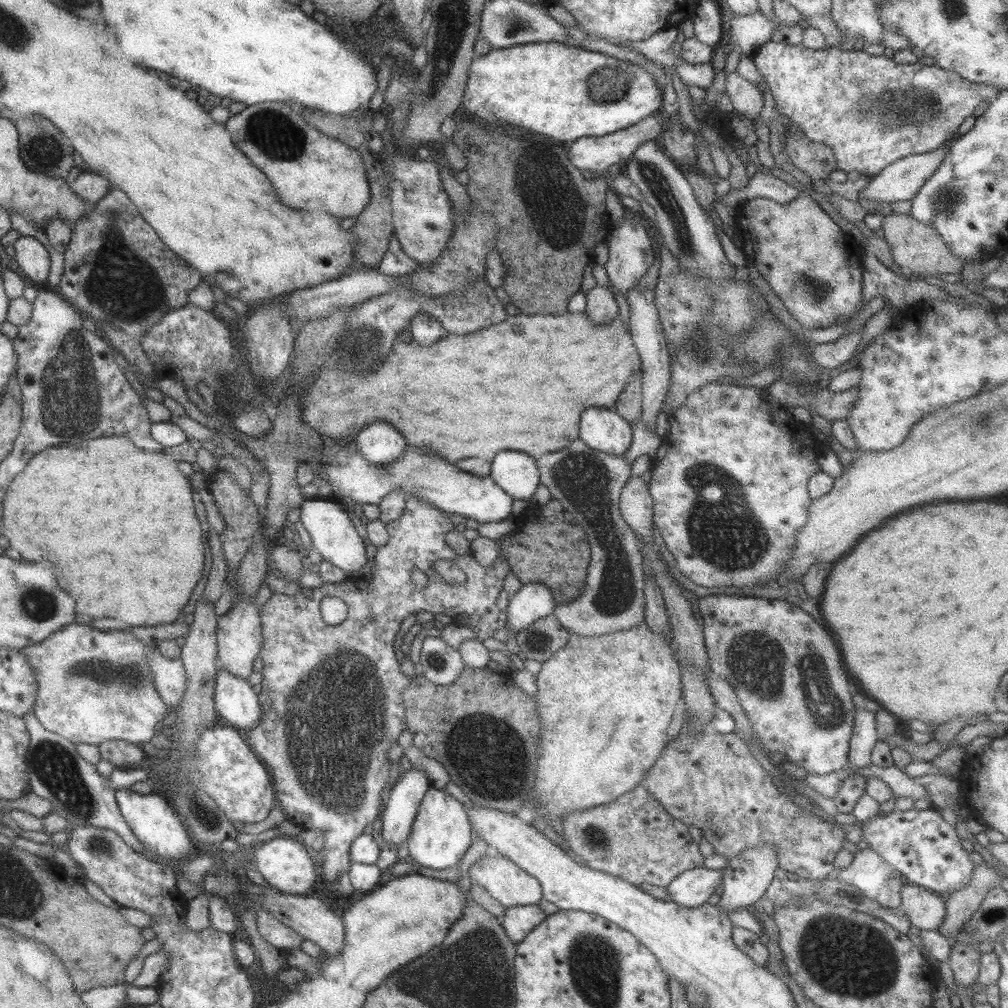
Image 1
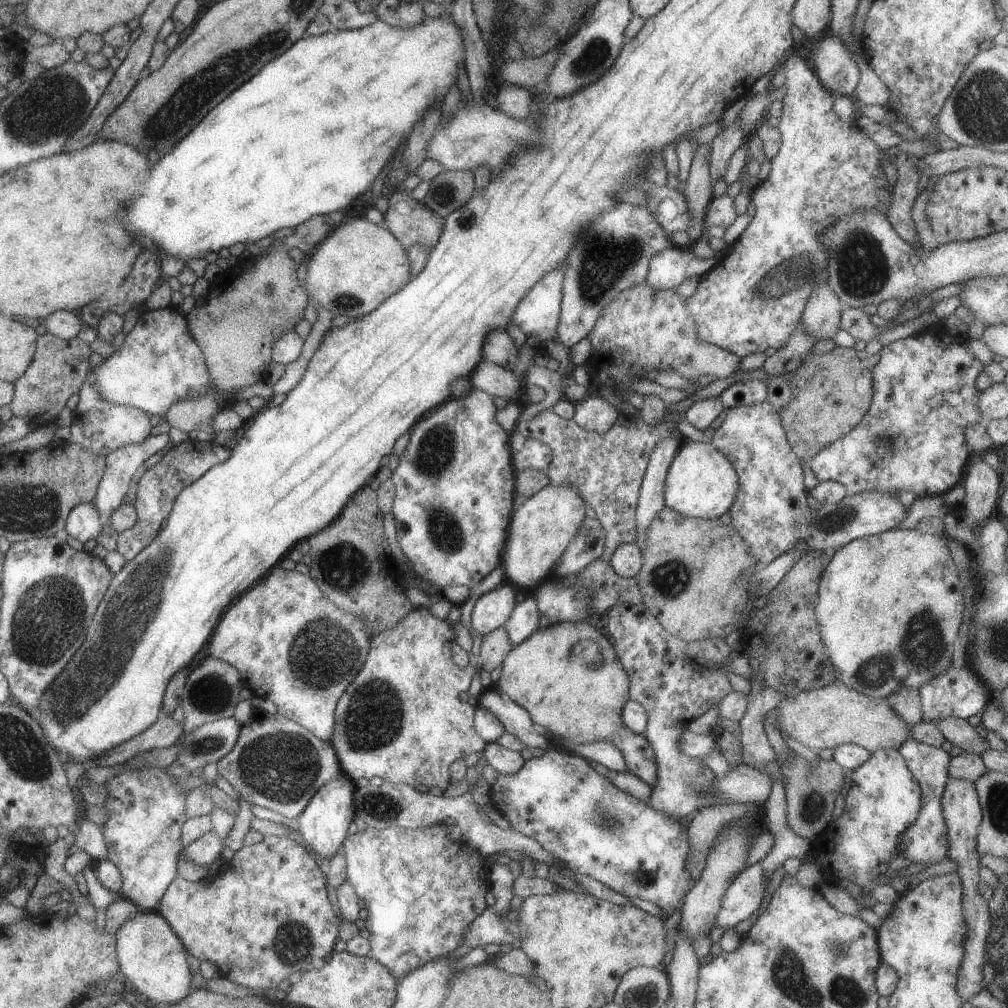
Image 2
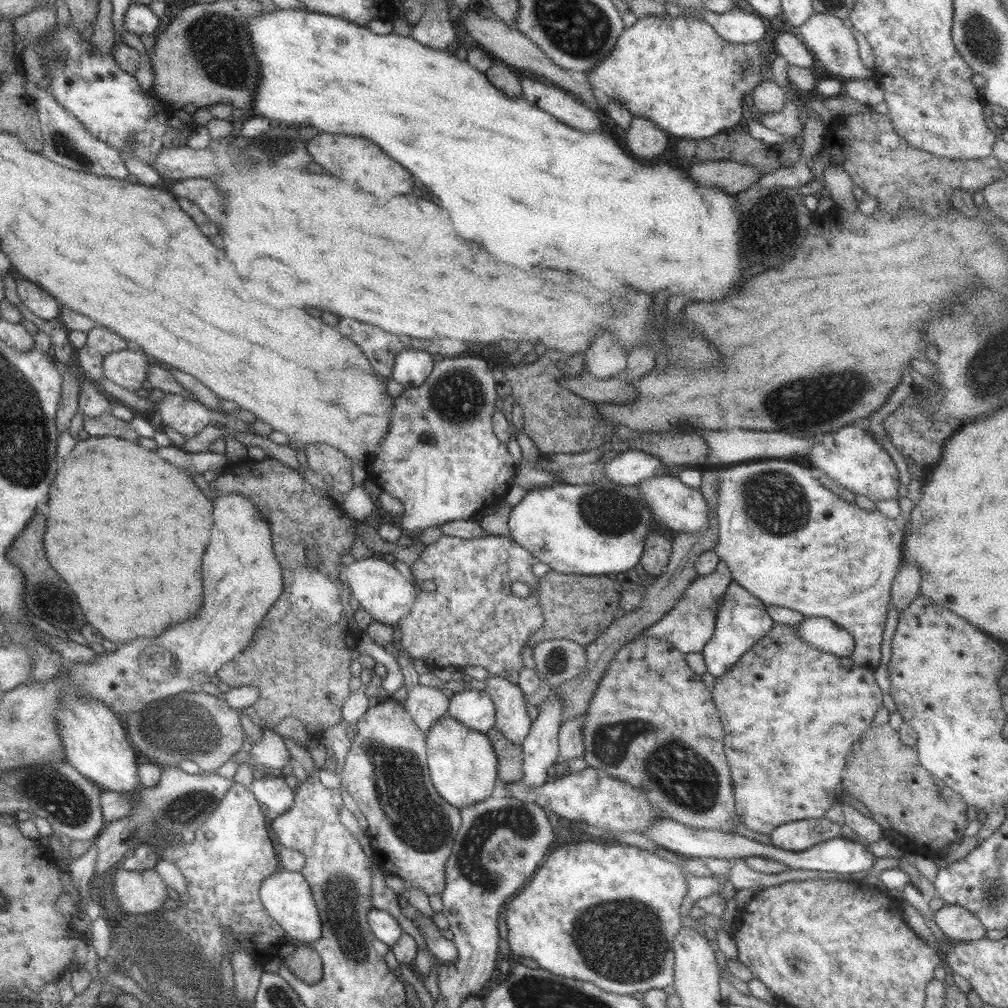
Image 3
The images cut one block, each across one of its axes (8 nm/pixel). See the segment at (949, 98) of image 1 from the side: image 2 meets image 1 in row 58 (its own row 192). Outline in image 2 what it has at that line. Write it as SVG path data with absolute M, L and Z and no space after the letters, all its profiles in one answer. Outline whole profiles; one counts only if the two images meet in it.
M795 49L783 59L781 70L784 71L784 83L787 87L785 94L780 101L782 112L780 113L780 121L778 129L781 137L781 144L777 154L770 158L770 170L766 179L759 182L751 191L751 200L755 207L755 214L751 217L750 222L745 226L744 230L738 238L731 243L727 251L718 256L715 266L711 267L699 280L696 291L690 298L685 298L687 310L694 318L696 333L700 341L708 342L712 345L717 345L727 352L735 354L736 357L742 359L744 356L763 352L766 348L773 347L776 350L780 349L786 344L790 334L794 332L798 322L801 318L804 306L807 304L807 299L813 290L813 286L825 285L828 282L828 258L830 257L830 250L824 247L824 244L819 240L820 235L826 232L827 229L832 227L841 217L845 217L856 210L870 210L880 212L886 216L887 204L889 204L892 192L889 189L889 183L884 177L880 160L883 154L880 148L861 130L855 122L848 124L840 120L833 111L834 95L828 91L818 79L818 76L813 73L809 66L797 56Z

